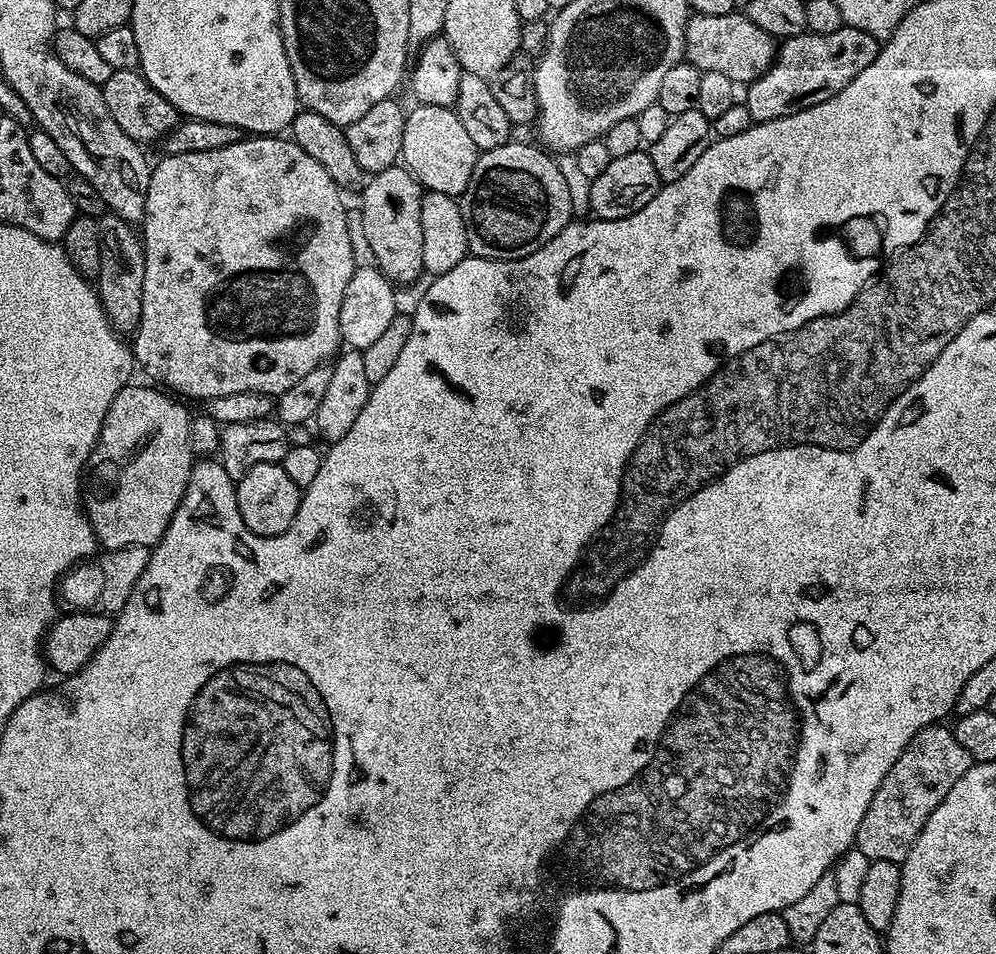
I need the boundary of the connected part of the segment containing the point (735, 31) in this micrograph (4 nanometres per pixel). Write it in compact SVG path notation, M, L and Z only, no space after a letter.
M739 11L721 16L693 15L684 31L684 54L687 63L701 72L726 74L738 86L757 80L776 59L777 41L766 30L758 30L750 18Z

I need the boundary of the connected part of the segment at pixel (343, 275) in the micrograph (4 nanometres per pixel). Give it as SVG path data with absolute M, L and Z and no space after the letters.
M256 134L230 146L222 146L222 150L202 150L202 154L161 155L159 159L157 164L155 161L148 177L146 210L142 221L142 318L130 340L130 351L135 363L144 367L145 374L152 379L149 381L181 397L189 396L201 402L226 394L238 394L241 390L261 392L273 398L282 395L290 390L290 386L294 386L294 382L298 382L298 378L310 374L314 366L329 363L342 344L339 310L356 266L346 228L346 204L340 201L341 188L336 185L334 178L330 178L330 174L326 174L326 170L322 170L322 166L318 166L318 162L314 162L314 158L310 158L310 154L306 154L306 150L302 150L302 146L280 134Z

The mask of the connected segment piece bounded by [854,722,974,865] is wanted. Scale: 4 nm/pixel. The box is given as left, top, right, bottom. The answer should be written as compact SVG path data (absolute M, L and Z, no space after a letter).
M937 722L918 730L914 738L898 754L898 762L886 770L886 778L882 778L882 786L874 790L874 798L870 798L870 806L858 822L858 834L854 848L861 851L870 861L894 862L901 865L910 854L926 818L934 814L938 802L950 794L950 786L970 770L974 761L966 749L958 742L955 731L951 727L943 728Z

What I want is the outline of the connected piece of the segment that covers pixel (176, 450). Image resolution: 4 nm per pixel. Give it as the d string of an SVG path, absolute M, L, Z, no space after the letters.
M136 383L125 384L114 402L110 402L110 410L106 410L106 418L102 422L100 440L88 460L82 480L82 507L99 547L104 550L126 546L151 549L155 546L162 534L166 534L166 526L170 526L170 518L174 518L174 510L178 510L186 494L186 482L190 482L190 470L194 463L190 413L179 404L181 401L175 395L156 386L143 388Z

